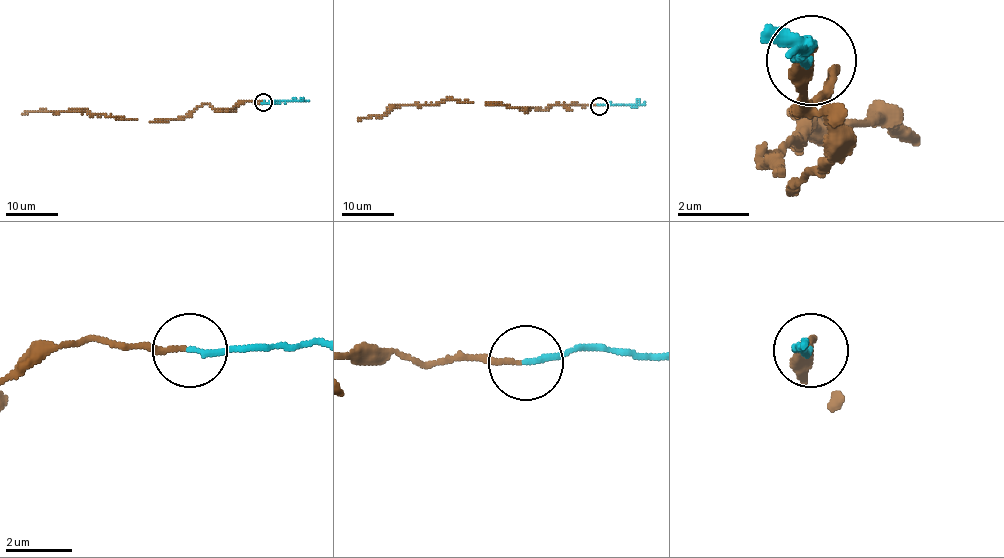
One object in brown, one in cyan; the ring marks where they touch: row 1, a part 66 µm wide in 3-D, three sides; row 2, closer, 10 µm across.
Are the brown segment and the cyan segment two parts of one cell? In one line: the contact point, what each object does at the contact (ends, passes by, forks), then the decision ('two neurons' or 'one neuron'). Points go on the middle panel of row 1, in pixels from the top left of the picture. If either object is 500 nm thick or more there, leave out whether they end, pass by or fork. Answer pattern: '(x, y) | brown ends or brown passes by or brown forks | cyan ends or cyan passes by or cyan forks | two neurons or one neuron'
(599, 106) | brown ends | cyan ends | two neurons

